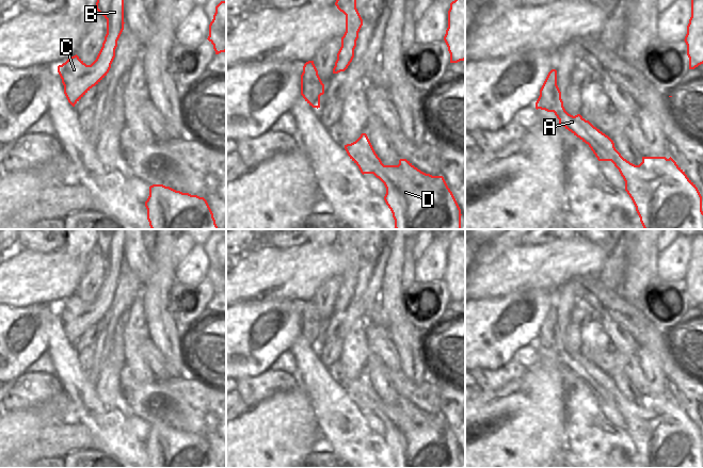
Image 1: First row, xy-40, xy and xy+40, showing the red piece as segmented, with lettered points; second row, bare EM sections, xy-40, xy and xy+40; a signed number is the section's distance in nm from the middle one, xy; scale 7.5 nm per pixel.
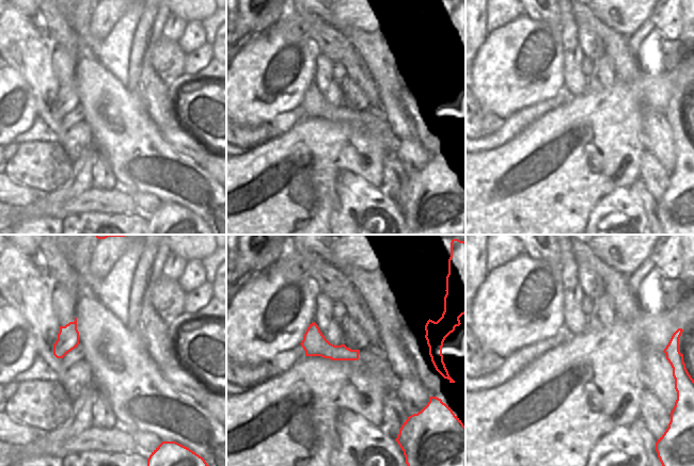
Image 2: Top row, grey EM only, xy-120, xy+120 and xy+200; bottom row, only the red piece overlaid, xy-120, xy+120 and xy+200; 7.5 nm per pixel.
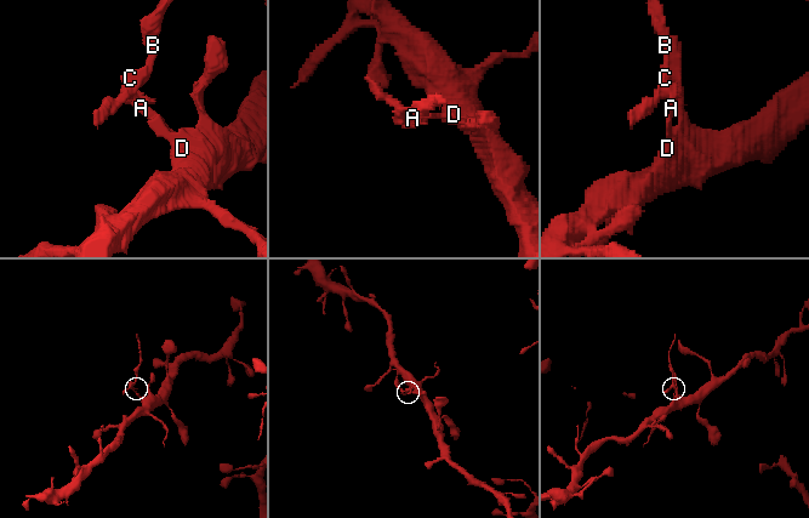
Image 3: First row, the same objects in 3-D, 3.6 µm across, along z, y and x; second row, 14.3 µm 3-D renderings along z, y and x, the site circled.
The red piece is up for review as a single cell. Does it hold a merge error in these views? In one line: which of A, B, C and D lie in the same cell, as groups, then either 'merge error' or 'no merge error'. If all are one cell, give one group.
A B C / D; merge error

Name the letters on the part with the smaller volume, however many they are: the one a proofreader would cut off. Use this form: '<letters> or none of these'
A, B, C

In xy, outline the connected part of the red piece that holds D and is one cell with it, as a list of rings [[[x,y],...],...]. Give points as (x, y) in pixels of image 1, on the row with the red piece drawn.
[[[400,159],[398,165],[384,165],[383,172],[373,175],[386,188],[384,200],[393,213],[396,229],[461,229],[461,209],[443,176],[426,174],[406,159]]]

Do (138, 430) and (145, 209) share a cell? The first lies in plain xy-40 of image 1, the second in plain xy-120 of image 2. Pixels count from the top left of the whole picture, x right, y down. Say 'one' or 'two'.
one

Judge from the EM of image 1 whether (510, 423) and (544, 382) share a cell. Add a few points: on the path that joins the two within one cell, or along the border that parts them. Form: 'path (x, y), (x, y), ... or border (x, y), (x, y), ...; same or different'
path (521, 413), (539, 392); same

